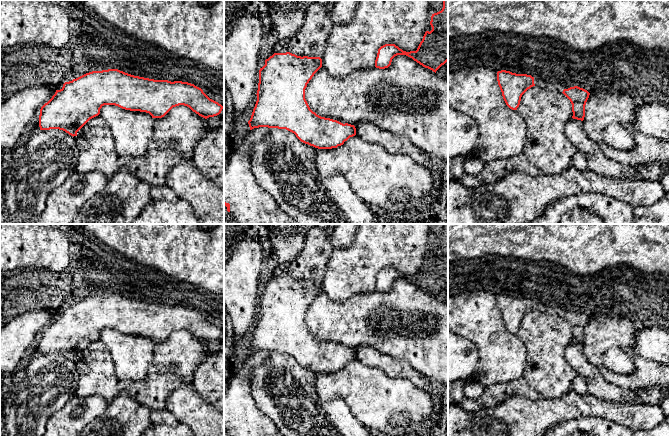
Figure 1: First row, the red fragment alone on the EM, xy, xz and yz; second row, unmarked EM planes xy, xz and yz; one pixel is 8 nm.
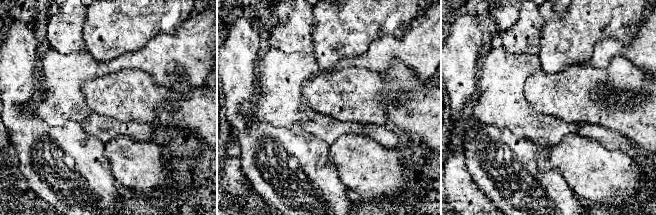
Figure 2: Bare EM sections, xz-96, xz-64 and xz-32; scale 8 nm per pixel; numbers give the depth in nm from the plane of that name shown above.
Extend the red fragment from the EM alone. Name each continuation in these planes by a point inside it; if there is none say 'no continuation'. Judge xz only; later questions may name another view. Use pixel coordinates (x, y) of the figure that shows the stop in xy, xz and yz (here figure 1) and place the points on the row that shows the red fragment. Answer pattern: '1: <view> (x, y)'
no continuation

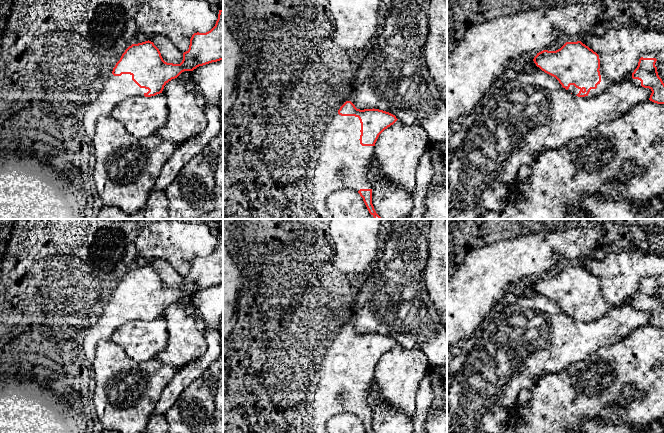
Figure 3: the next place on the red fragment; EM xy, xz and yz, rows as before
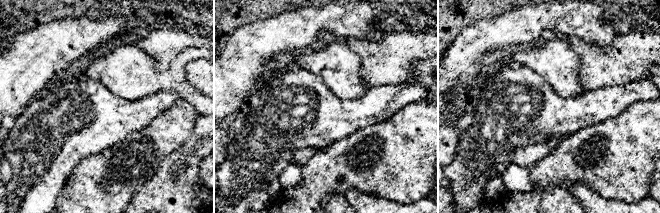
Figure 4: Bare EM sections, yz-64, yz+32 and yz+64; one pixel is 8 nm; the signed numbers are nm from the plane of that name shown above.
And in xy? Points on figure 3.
1: xy (116, 88)

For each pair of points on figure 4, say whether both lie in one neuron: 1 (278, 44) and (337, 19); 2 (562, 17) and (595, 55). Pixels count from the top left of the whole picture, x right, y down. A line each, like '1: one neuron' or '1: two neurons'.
1: one neuron
2: two neurons

